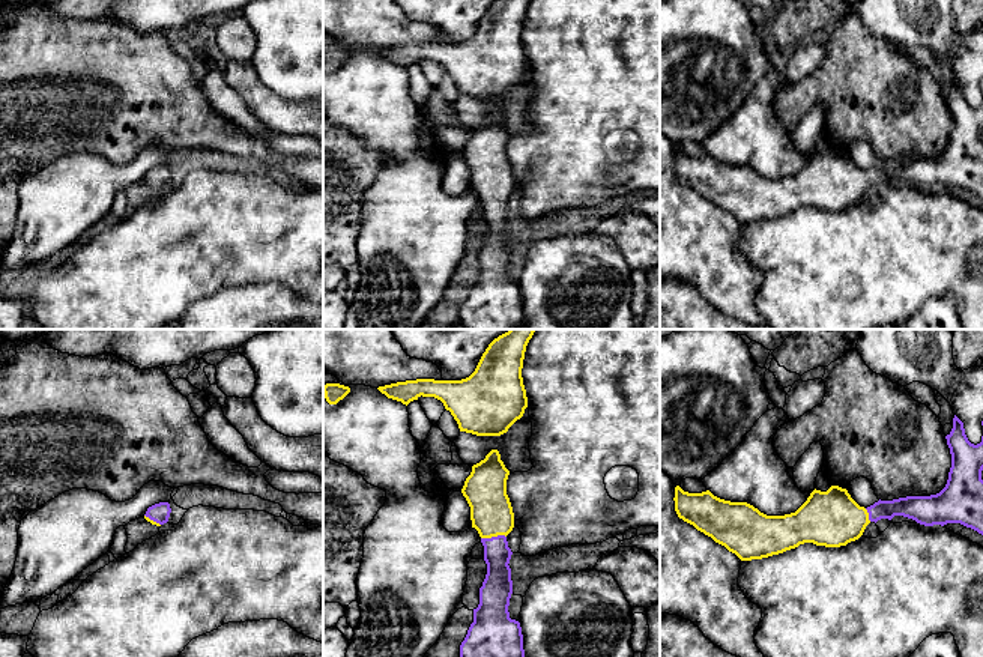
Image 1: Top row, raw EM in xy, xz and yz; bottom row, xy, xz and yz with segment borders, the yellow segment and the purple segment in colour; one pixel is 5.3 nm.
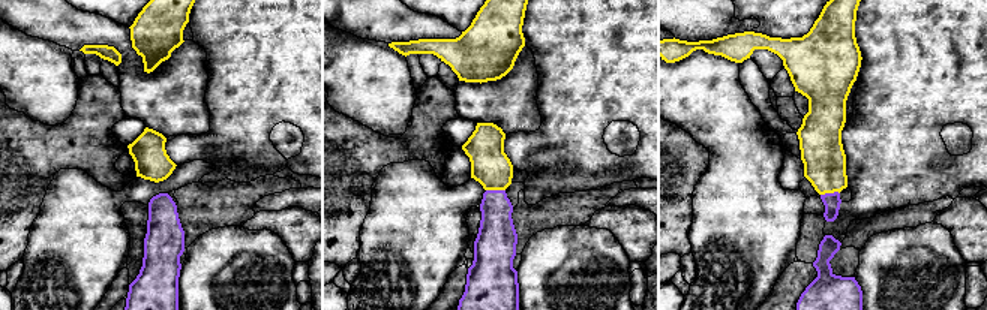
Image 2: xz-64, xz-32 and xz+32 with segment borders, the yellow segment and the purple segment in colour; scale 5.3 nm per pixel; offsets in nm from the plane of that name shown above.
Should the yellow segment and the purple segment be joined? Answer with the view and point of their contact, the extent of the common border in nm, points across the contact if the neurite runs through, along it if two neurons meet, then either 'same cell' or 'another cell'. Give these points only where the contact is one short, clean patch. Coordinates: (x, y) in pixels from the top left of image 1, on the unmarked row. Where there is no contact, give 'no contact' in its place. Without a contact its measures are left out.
xz (493, 199) | 140 nm | across xz (492, 178), (493, 199), (498, 221), (498, 245) | same cell

